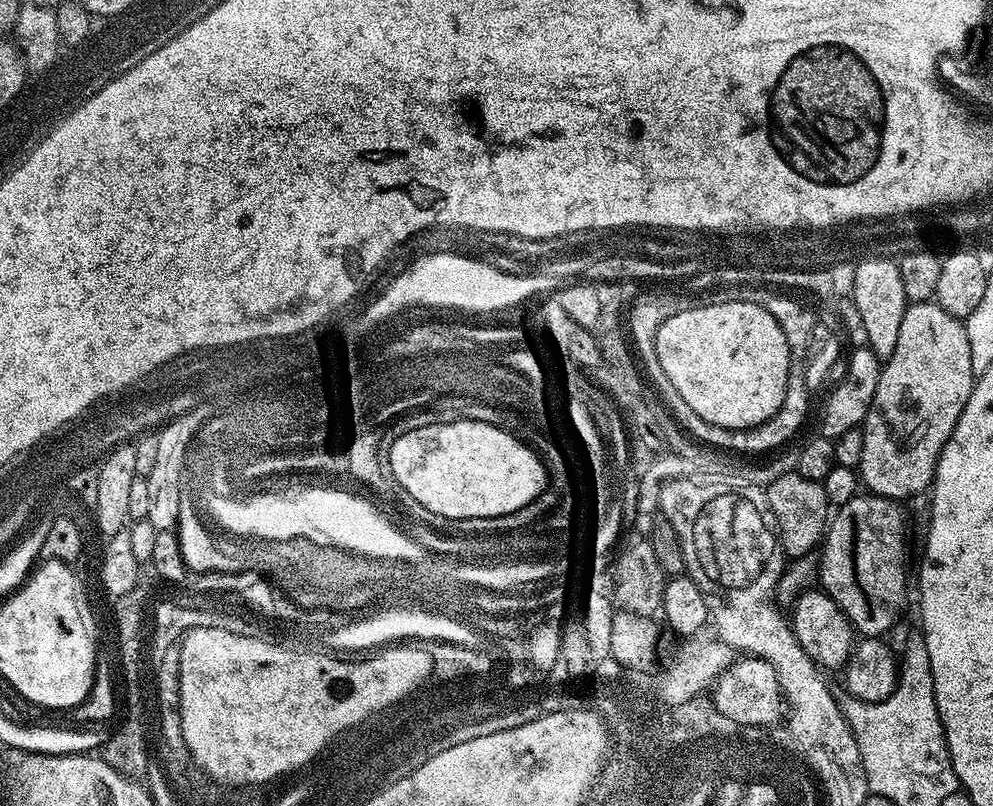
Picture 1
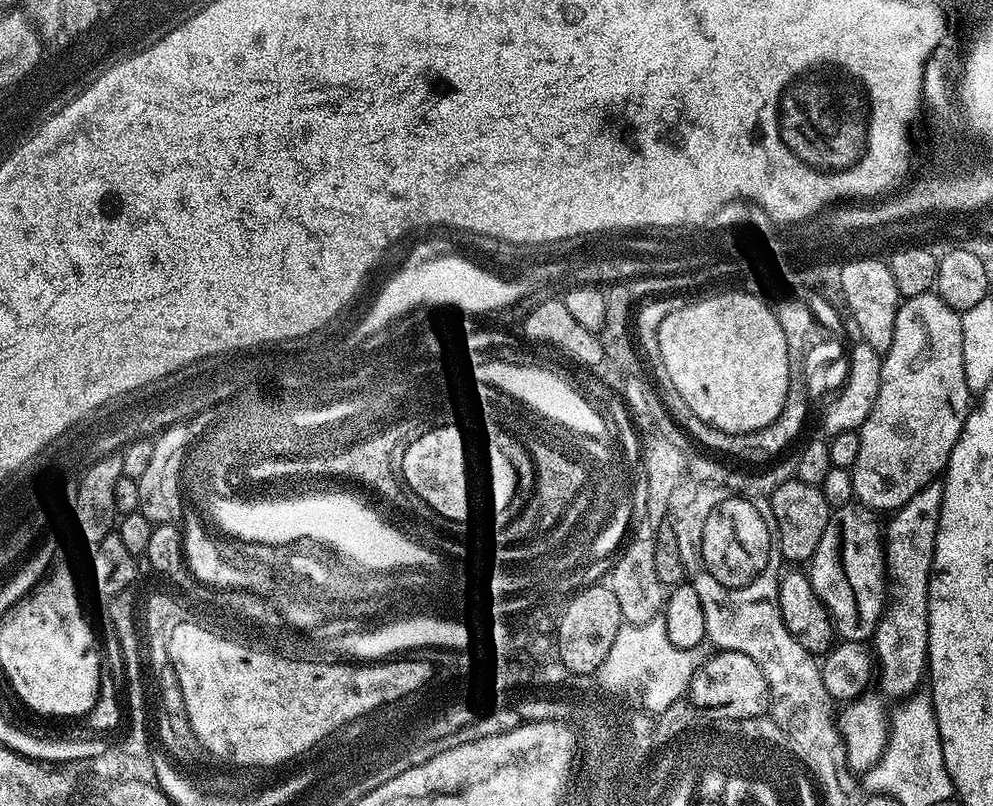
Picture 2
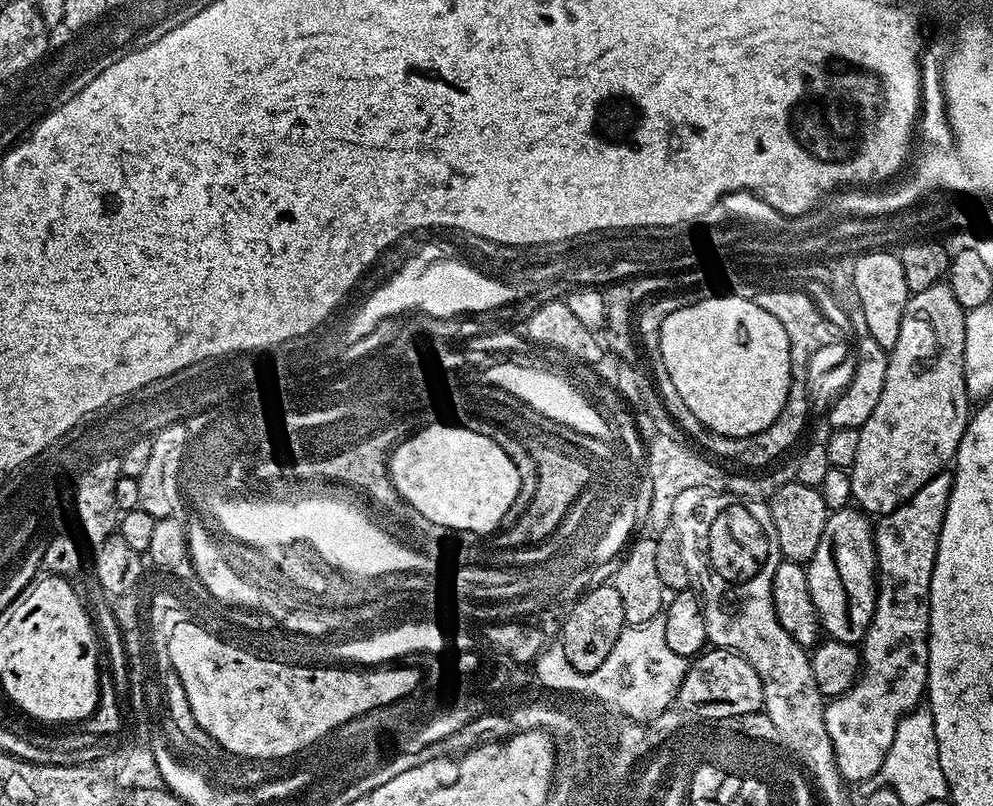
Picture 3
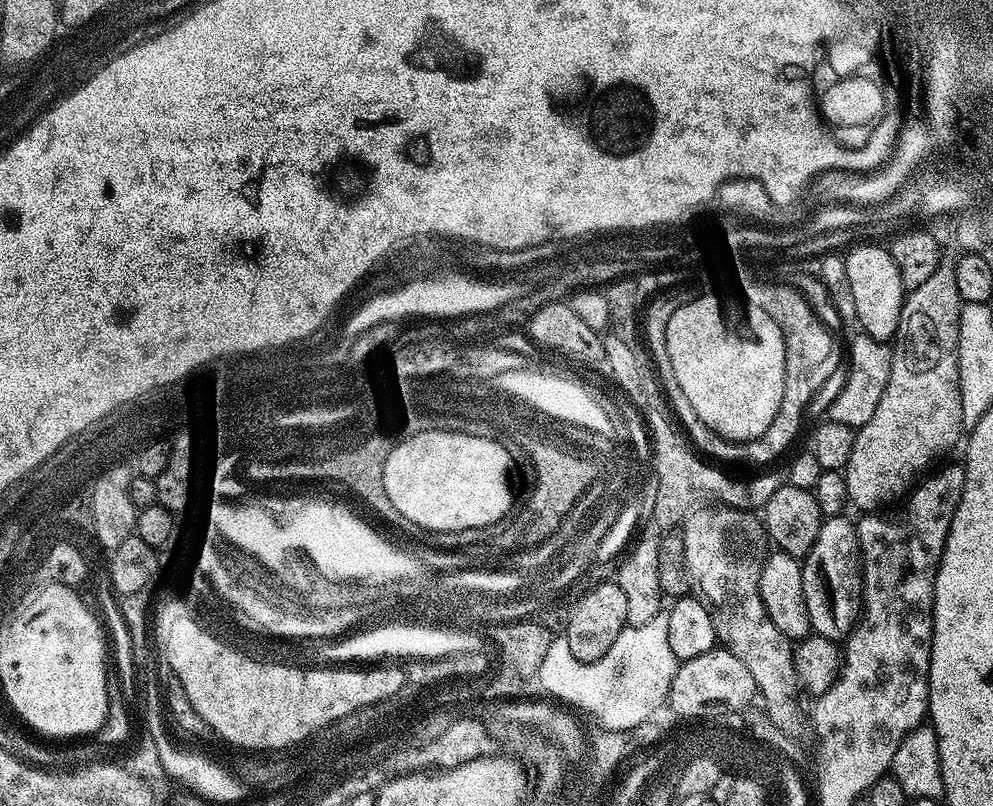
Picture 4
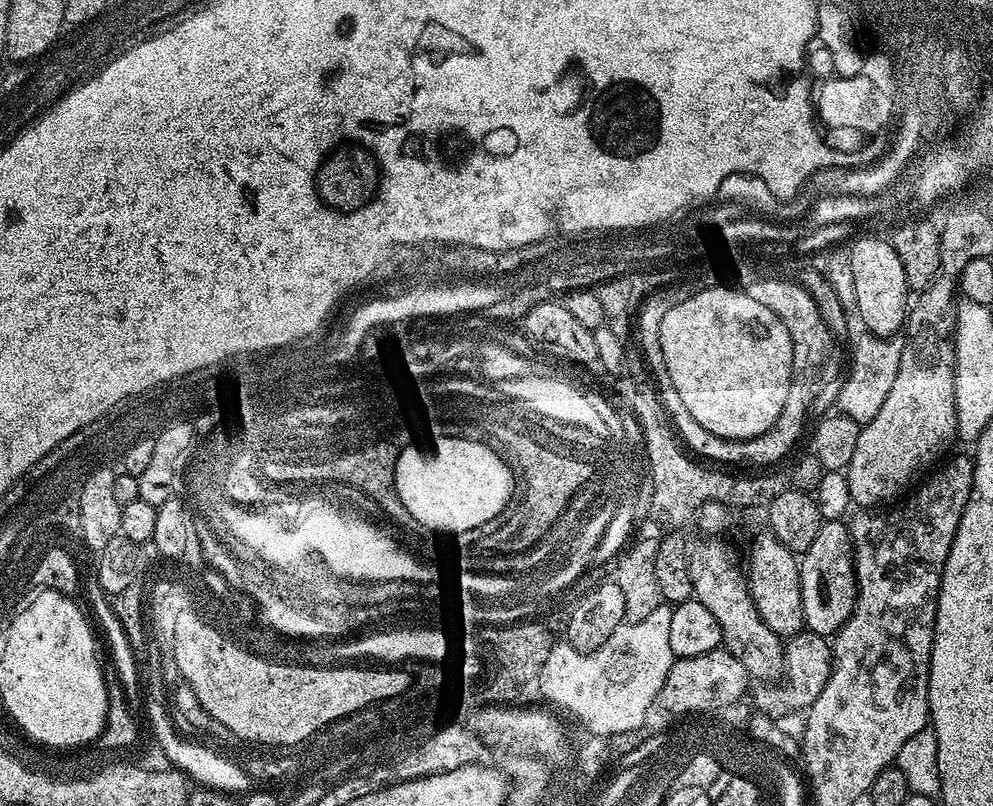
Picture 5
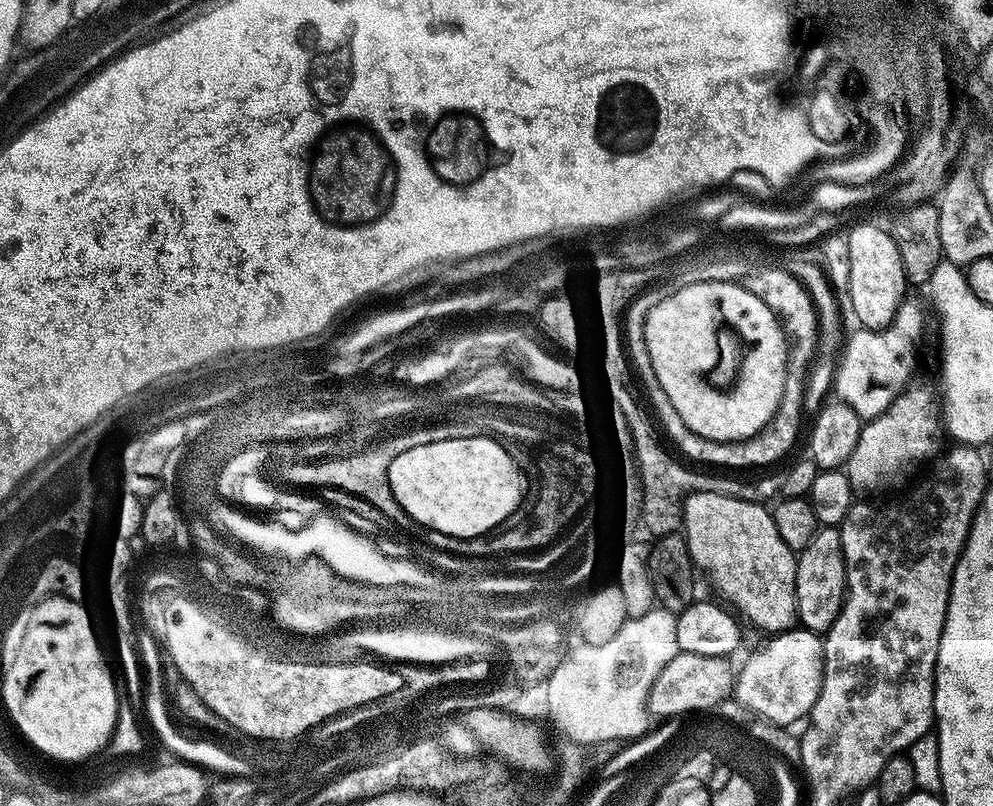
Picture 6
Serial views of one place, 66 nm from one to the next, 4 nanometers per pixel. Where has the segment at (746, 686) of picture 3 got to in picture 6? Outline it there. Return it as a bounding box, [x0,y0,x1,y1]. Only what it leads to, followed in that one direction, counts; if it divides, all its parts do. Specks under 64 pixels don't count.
[648,651,736,718]

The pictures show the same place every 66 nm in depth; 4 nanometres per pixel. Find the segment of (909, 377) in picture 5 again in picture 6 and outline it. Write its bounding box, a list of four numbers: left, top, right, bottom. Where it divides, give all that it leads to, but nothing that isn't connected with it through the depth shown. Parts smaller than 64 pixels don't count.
[846,386,942,493]

